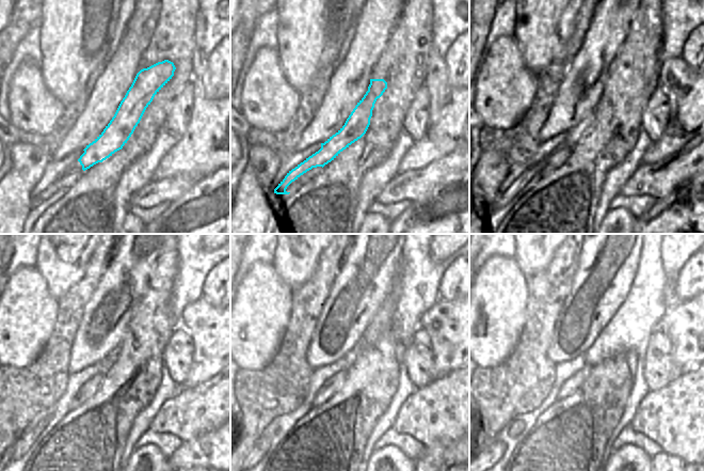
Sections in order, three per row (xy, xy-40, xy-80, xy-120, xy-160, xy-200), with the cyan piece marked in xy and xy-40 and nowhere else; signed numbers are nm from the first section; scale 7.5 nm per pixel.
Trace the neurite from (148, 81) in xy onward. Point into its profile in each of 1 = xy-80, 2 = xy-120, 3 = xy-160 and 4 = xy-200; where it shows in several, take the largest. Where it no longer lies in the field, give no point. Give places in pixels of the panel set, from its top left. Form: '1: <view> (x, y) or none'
1: xy-80 (531, 176)
2: xy-120 (41, 425)
3: xy-160 (280, 426)
4: xy-200 (494, 451)

